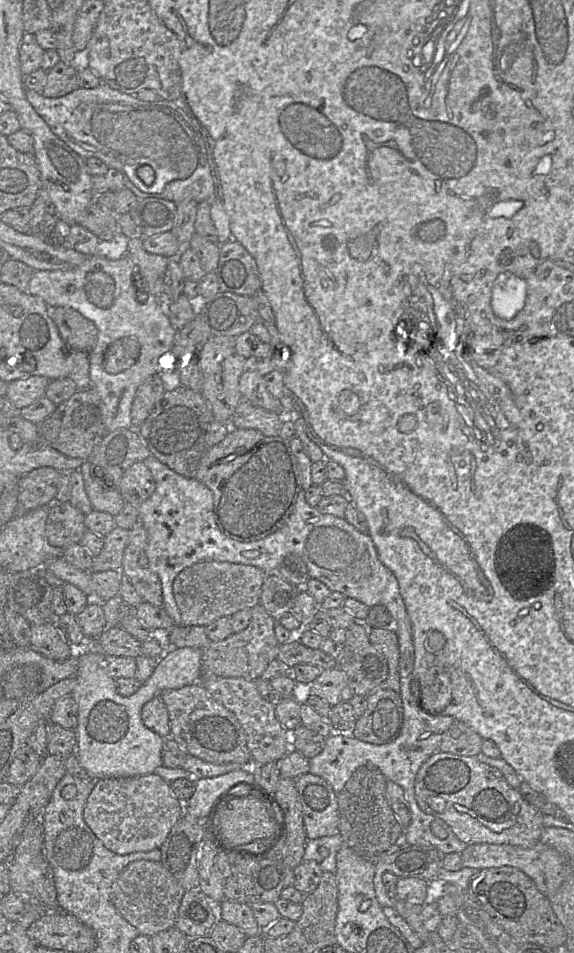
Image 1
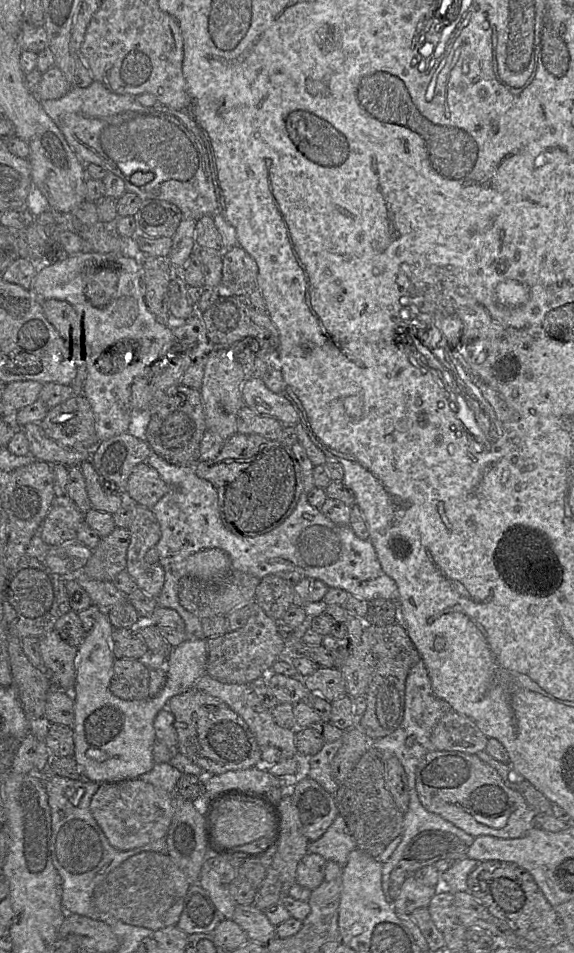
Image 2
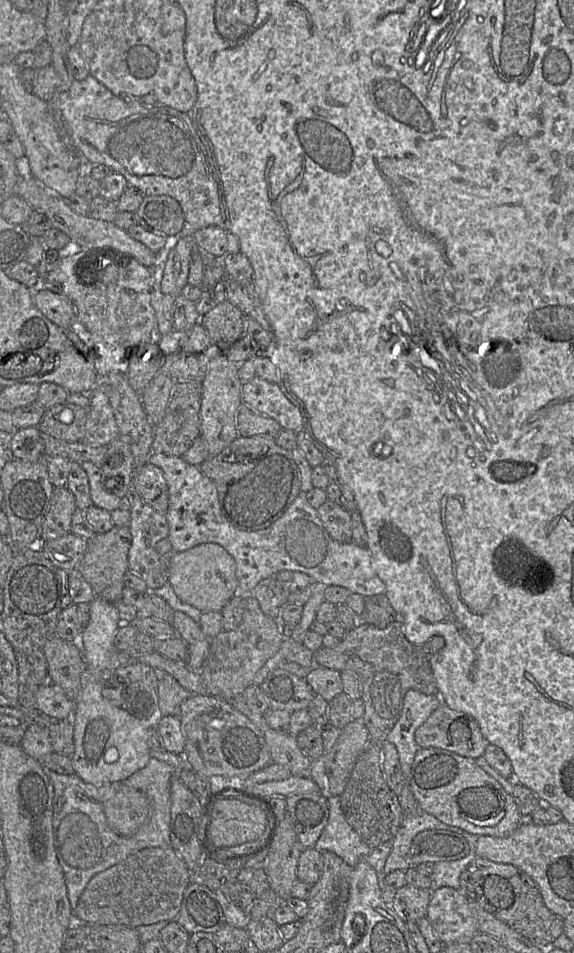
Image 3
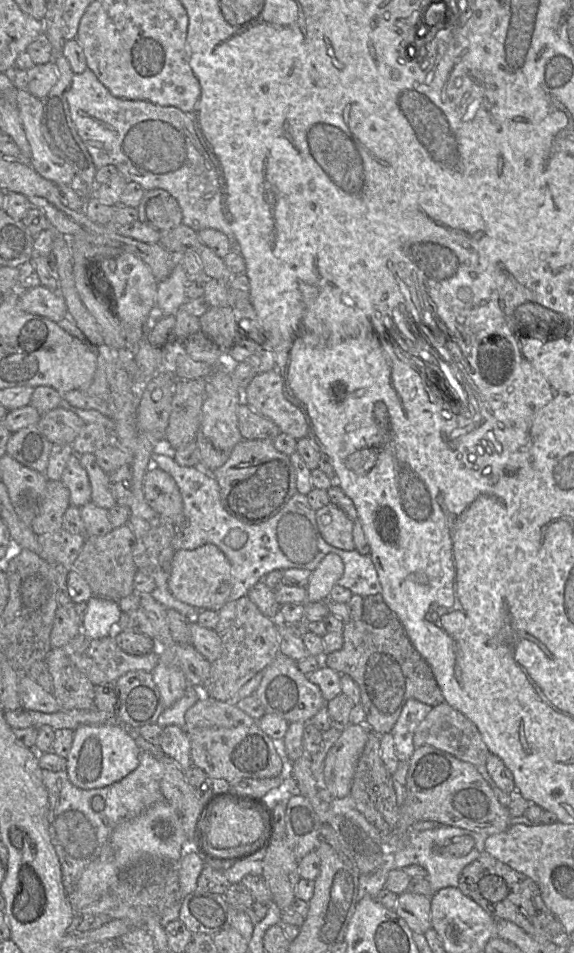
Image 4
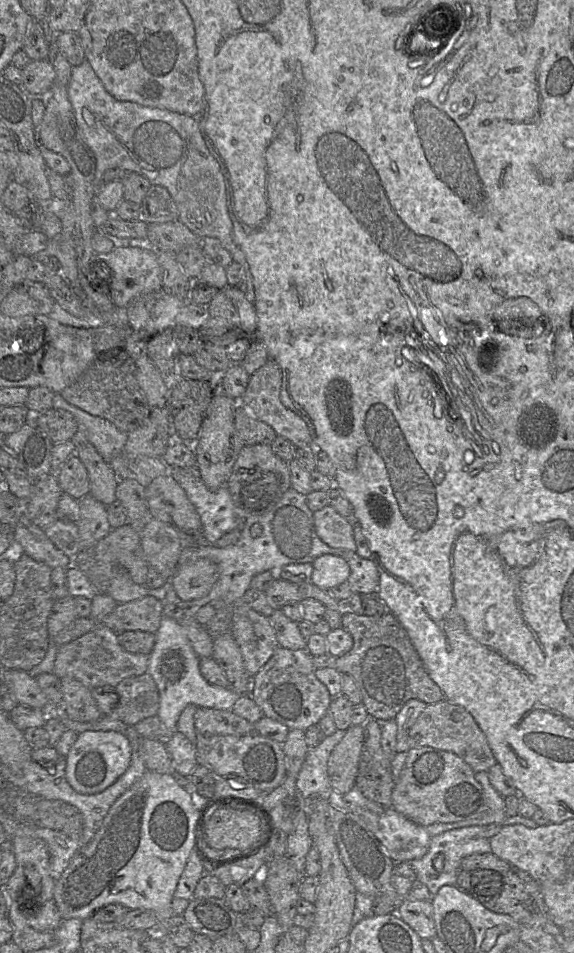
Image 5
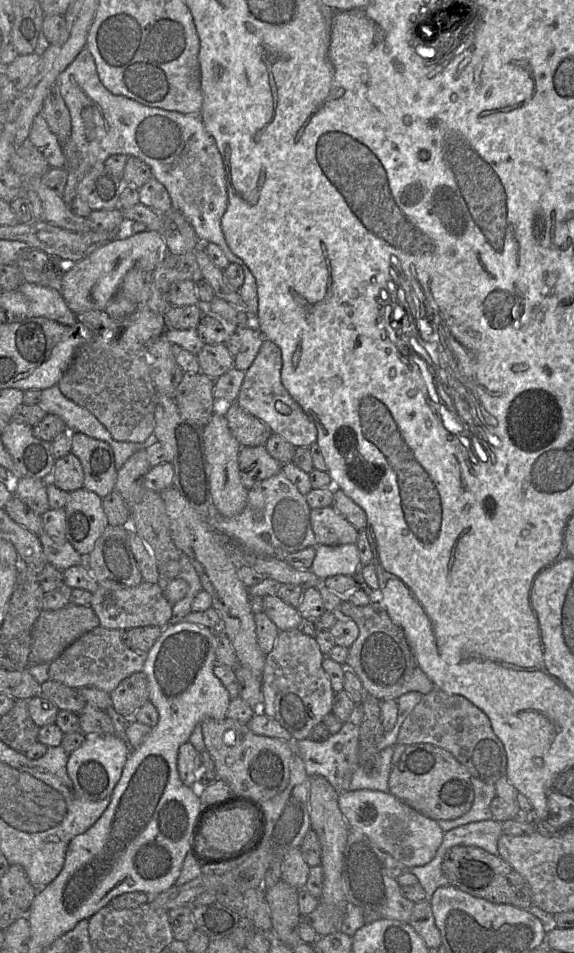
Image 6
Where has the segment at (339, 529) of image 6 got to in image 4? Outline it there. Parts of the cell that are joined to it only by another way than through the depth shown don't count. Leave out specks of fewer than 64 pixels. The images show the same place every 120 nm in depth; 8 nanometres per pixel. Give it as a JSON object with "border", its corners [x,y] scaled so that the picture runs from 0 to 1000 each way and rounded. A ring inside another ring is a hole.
{"border":[[[573,528],[549,538],[557,560],[573,572],[603,578],[618,576],[617,548],[592,533]]]}

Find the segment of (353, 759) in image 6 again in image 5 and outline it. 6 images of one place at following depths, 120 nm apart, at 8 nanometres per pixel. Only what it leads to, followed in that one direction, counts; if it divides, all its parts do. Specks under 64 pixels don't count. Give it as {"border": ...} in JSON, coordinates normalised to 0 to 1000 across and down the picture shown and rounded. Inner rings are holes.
{"border":[[[587,765],[580,770],[566,772],[556,782],[538,785],[516,818],[516,825],[530,837],[571,838],[575,830],[580,830],[570,811],[571,795],[601,769],[603,766]]]}

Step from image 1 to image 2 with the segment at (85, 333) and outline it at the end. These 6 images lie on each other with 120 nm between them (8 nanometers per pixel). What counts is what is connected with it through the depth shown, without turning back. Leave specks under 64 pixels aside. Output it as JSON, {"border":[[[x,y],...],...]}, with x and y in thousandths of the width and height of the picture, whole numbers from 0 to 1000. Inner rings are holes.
{"border":[[[87,314],[73,316],[73,323],[82,336],[111,357],[122,361],[143,361],[143,337],[125,320],[115,316]]]}

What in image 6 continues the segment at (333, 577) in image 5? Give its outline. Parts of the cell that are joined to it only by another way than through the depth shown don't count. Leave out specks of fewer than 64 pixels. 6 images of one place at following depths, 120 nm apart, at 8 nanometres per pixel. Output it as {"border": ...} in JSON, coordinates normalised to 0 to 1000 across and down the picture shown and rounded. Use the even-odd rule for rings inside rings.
{"border":[[[620,570],[589,573],[552,572],[540,598],[557,608],[584,603],[615,604],[625,591]]]}

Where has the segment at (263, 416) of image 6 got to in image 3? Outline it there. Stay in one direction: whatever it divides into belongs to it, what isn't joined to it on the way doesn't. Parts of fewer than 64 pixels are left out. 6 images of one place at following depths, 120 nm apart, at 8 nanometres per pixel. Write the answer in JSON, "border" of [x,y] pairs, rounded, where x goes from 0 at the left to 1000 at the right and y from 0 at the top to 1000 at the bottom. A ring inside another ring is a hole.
{"border":[[[444,395],[422,403],[422,422],[446,432],[481,441],[491,450],[528,450],[523,429],[491,411],[484,402]]]}

